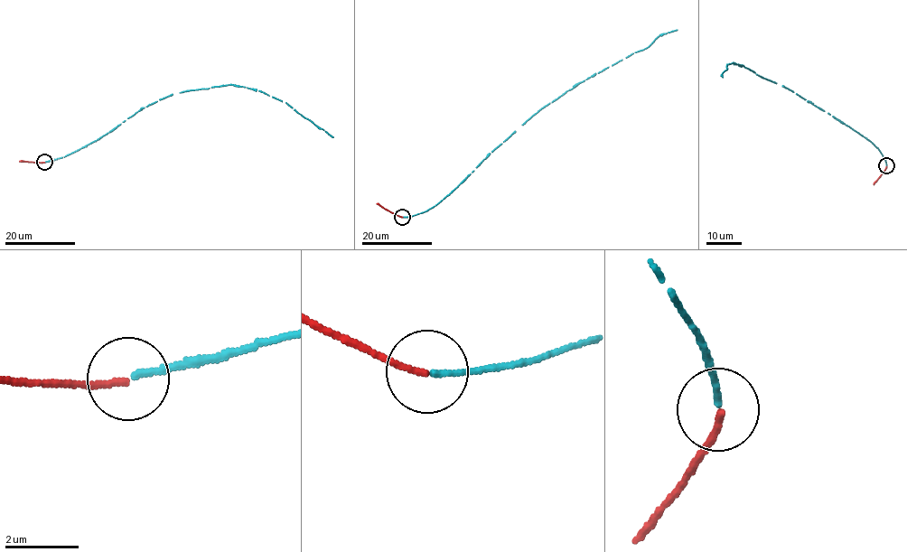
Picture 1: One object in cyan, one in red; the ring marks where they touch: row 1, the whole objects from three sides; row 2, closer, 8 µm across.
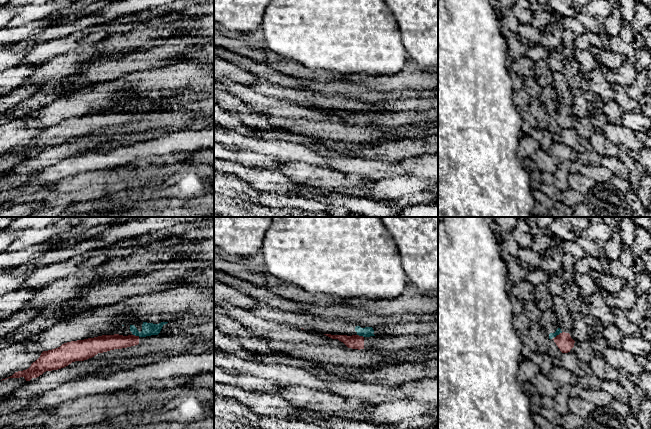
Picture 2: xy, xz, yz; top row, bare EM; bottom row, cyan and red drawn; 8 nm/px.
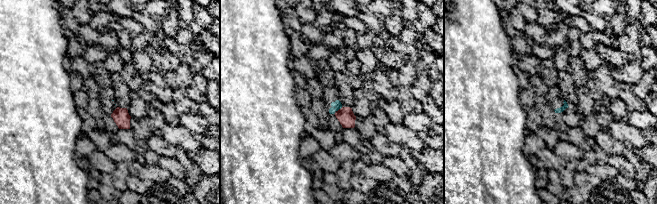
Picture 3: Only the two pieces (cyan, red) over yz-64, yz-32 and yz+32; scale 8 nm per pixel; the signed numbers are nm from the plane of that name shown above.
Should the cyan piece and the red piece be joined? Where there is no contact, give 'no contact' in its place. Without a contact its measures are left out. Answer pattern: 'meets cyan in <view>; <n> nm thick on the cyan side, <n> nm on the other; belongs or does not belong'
meets cyan in yz; 50 nm thick on the cyan side, 140 nm on the other; does not belong

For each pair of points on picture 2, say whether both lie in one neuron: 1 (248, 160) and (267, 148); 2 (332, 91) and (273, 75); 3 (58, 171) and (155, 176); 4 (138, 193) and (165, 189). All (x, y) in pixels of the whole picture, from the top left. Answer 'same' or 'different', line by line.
1: different
2: different
3: different
4: same

